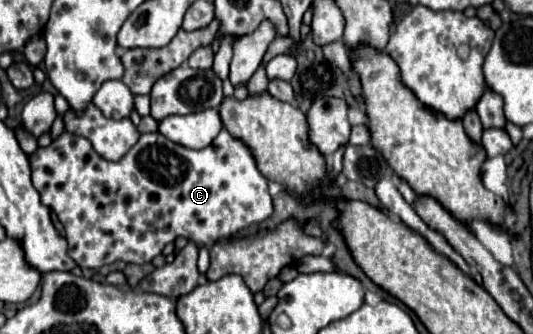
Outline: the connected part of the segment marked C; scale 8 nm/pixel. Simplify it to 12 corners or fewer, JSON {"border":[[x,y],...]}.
{"border":[[62,133],[32,183],[78,267],[212,247],[274,213],[252,149]]}

